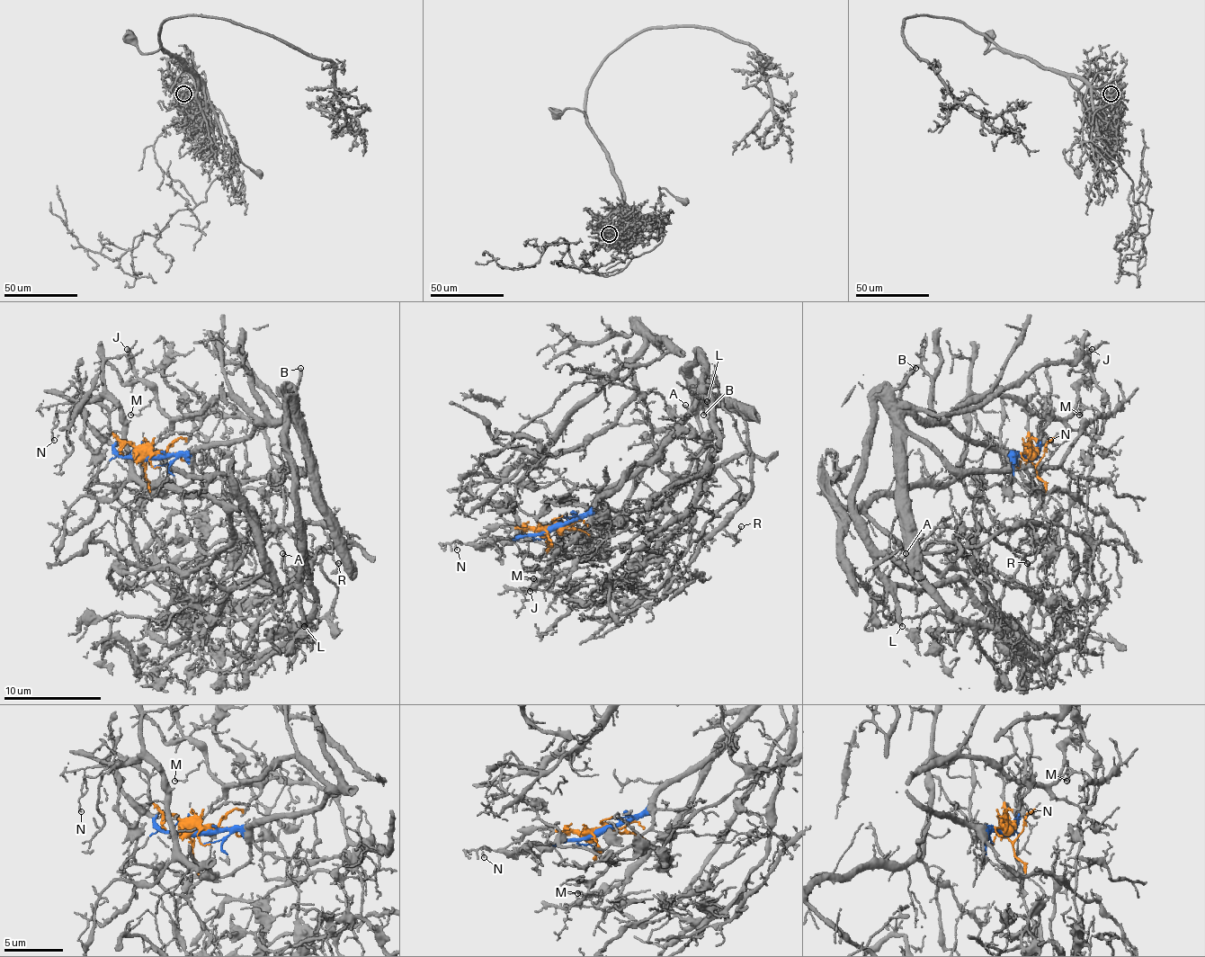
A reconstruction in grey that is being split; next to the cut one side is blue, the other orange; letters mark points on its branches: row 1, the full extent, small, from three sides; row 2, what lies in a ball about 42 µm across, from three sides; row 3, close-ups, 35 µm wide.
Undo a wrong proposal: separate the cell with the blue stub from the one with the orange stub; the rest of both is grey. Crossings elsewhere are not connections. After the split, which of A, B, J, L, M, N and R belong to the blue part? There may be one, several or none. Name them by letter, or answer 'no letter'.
A, B, J, L, M, N, R

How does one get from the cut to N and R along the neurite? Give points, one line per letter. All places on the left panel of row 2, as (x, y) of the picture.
N: (149, 455), (120, 455), (88, 424), (76, 404), (57, 406), (54, 441)
R: (149, 455), (232, 445), (290, 414), (312, 501), (343, 552), (346, 535), (322, 523), (339, 562)

